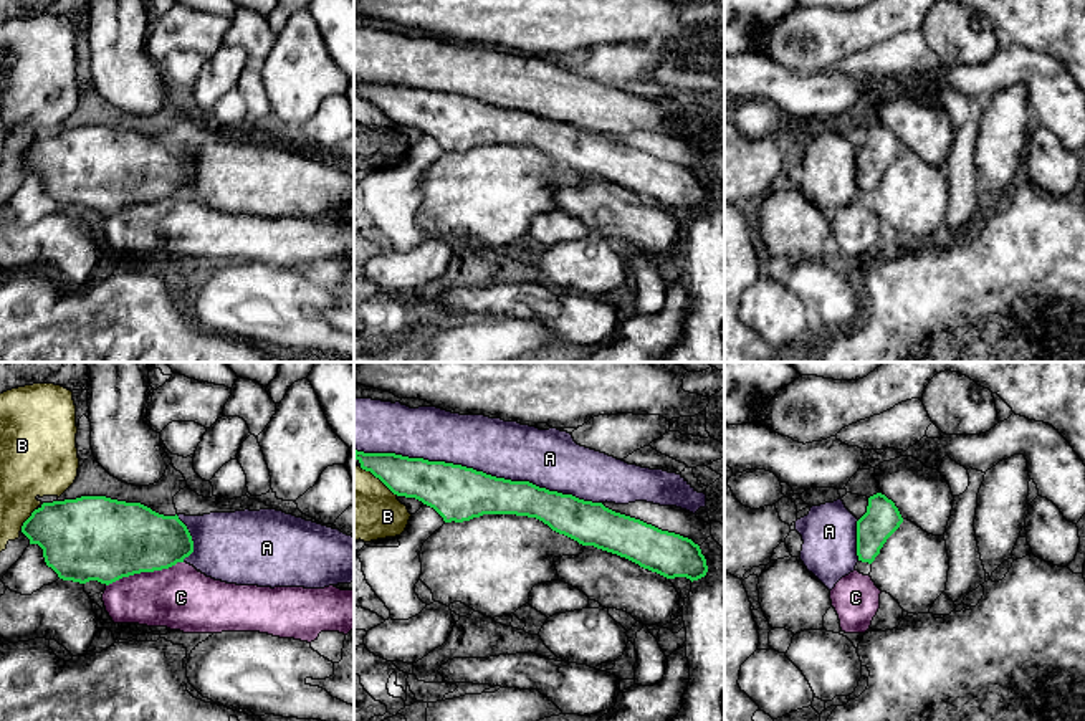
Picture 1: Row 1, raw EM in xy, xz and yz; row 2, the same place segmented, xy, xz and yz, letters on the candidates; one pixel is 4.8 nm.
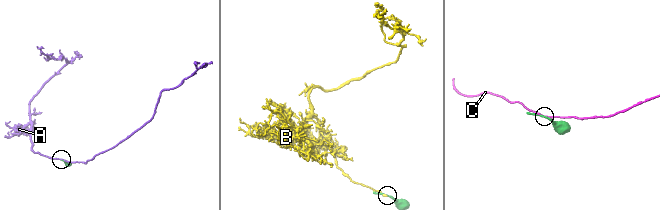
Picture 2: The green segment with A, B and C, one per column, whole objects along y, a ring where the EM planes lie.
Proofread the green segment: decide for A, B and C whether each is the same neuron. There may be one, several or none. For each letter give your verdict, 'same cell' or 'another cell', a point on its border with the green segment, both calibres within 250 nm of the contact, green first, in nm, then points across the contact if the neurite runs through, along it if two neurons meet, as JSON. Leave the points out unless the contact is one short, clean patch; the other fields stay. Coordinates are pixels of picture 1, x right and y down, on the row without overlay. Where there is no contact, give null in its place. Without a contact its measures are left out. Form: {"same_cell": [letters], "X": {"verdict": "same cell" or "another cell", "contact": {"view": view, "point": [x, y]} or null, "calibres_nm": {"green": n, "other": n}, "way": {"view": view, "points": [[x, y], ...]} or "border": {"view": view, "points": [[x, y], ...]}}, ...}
{"same_cell": ["A"], "A": {"verdict": "same cell", "contact": {"view": "xz", "point": [478, 101]}, "calibres_nm": {"green": 280, "other": 280}}, "B": {"verdict": "another cell", "contact": {"view": "xy", "point": [27, 149]}, "calibres_nm": {"green": 360, "other": 280}}, "C": {"verdict": "another cell", "contact": {"view": "xy", "point": [144, 200]}, "calibres_nm": {"green": 400, "other": 320}}}

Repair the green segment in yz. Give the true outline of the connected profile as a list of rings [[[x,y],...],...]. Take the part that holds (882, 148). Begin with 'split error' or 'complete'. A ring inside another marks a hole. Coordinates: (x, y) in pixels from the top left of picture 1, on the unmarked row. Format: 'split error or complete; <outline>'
split error; [[[877,122],[868,127],[867,142],[857,149],[842,127],[812,136],[796,150],[802,165],[801,190],[829,220],[855,200],[858,190],[872,193],[903,147],[891,129]]]

